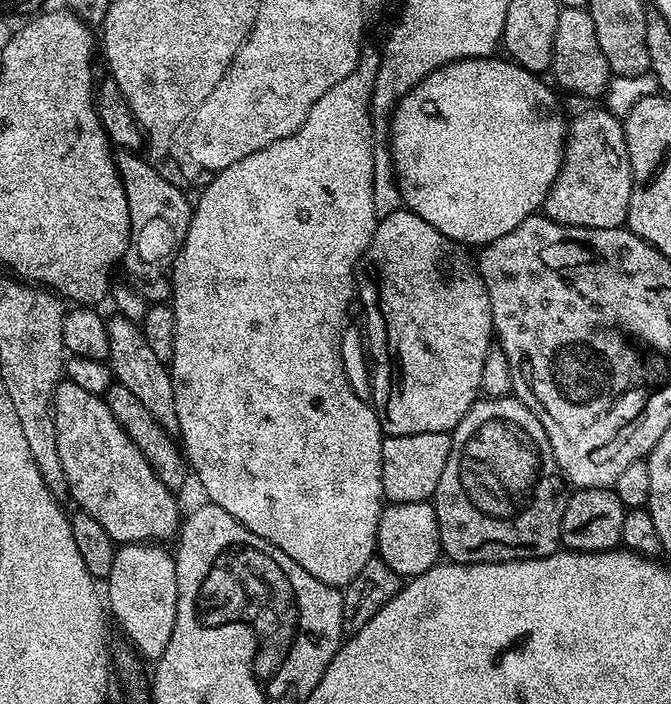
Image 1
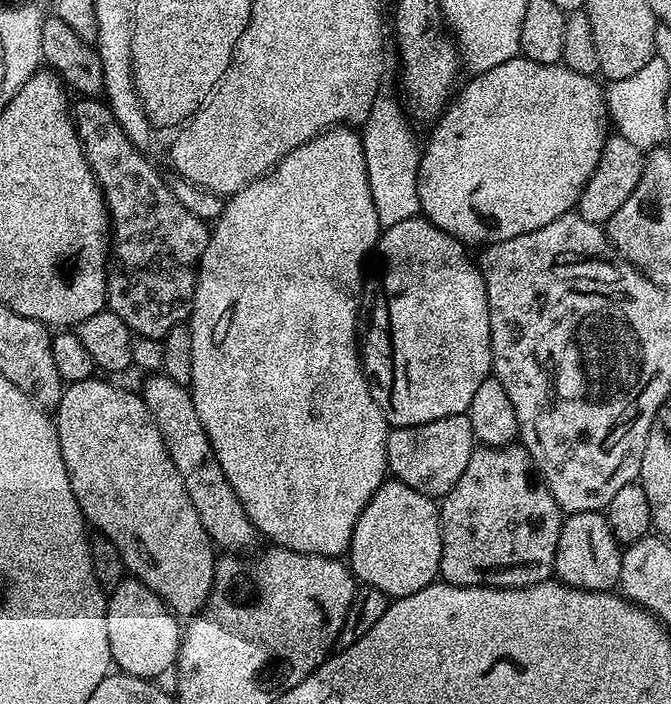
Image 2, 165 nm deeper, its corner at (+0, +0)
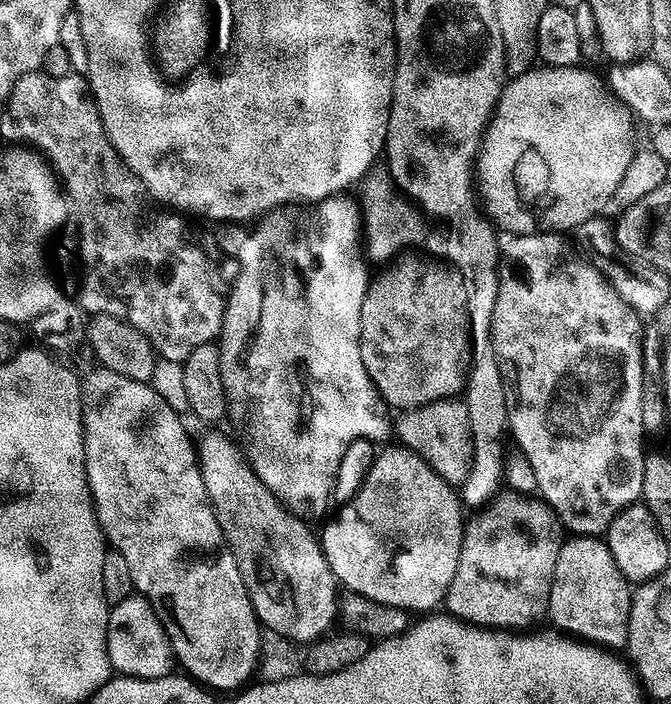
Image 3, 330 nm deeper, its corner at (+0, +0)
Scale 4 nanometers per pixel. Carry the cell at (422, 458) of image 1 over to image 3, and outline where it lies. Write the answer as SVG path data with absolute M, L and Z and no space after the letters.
M463 399L439 400L426 406L403 409L394 420L394 436L403 447L409 448L434 474L438 474L447 484L463 485L470 474L472 465L472 435L470 418Z

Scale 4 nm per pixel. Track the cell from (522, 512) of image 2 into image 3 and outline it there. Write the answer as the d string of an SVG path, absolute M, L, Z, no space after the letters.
M504 490L487 501L481 512L469 515L464 522L458 566L444 595L443 607L455 619L485 628L524 630L535 620L544 620L548 614L554 566L562 543L562 525L555 512L536 494Z

